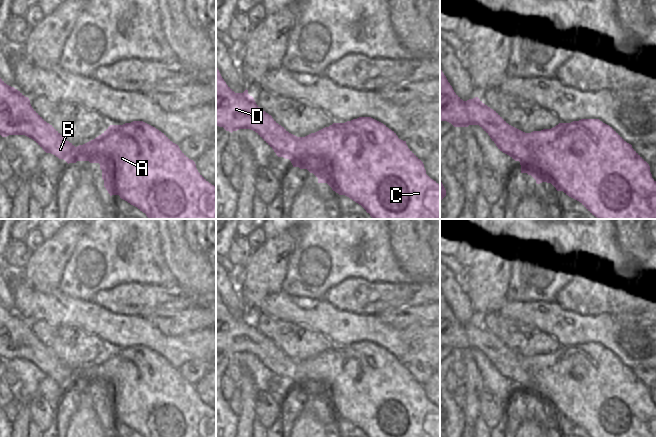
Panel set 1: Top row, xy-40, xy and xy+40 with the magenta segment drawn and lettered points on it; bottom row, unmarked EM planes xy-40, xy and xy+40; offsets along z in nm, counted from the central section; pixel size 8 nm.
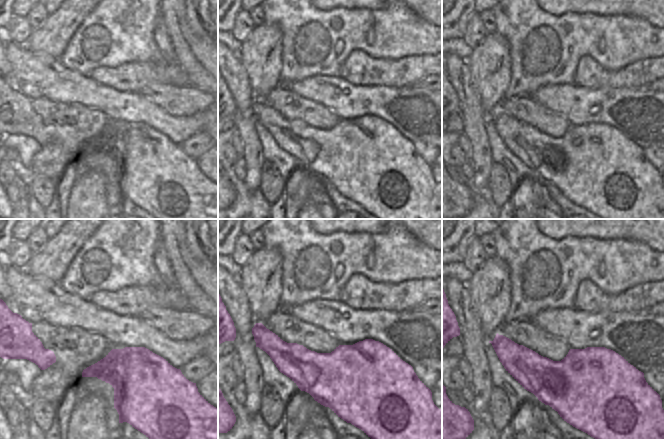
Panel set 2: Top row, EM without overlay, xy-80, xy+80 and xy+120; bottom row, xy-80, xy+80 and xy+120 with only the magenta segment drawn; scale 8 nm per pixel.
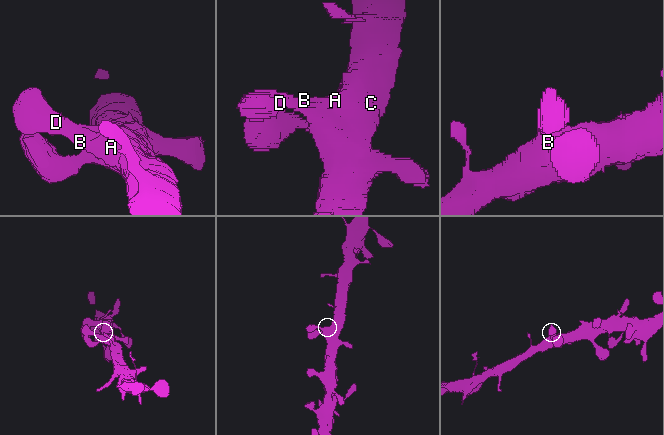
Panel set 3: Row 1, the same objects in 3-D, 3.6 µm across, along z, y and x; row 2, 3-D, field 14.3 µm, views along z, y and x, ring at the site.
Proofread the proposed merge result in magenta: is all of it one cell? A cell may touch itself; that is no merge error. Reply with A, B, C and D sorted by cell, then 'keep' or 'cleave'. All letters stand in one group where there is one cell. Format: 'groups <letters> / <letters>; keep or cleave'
groups A B C D; keep

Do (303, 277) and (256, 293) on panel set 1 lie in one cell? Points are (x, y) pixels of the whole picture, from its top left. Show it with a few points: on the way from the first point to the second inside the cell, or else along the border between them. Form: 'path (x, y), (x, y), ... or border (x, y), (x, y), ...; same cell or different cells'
border (288, 261), (281, 290); different cells

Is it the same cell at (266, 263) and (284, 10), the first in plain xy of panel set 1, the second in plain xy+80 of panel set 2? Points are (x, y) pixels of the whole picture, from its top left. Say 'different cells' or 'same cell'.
different cells

